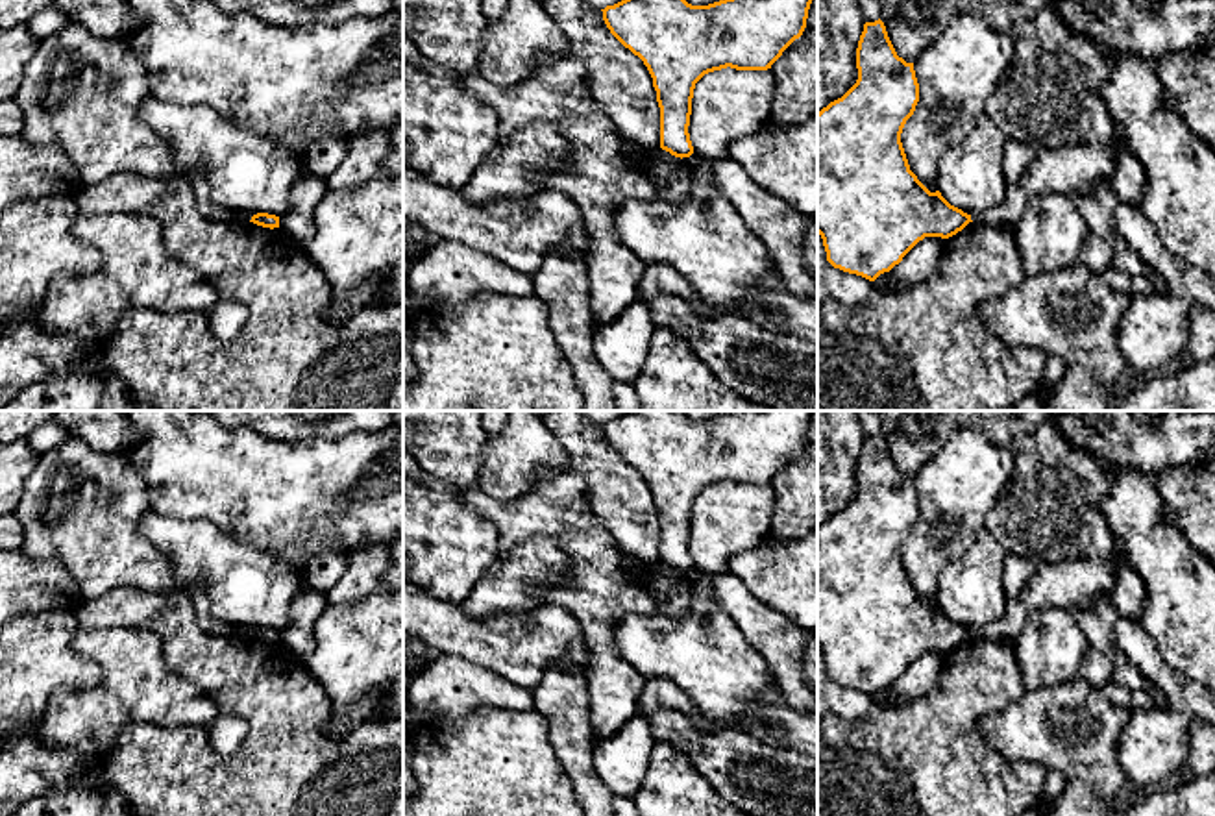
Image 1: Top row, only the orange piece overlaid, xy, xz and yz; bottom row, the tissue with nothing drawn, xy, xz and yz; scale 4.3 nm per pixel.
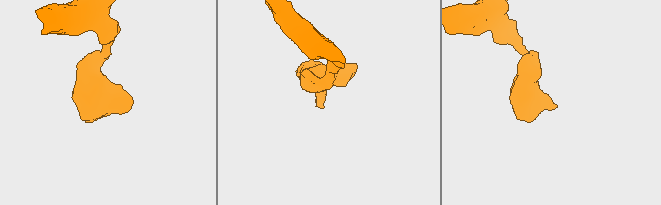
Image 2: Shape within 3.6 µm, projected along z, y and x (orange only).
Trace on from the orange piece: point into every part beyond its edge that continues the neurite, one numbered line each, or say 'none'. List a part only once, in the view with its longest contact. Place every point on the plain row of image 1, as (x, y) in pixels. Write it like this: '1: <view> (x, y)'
none

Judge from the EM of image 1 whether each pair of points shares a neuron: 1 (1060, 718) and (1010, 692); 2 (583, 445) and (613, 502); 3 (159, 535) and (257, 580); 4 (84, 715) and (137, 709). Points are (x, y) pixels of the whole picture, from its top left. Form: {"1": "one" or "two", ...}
{"1": "two", "2": "one", "3": "one", "4": "one"}

